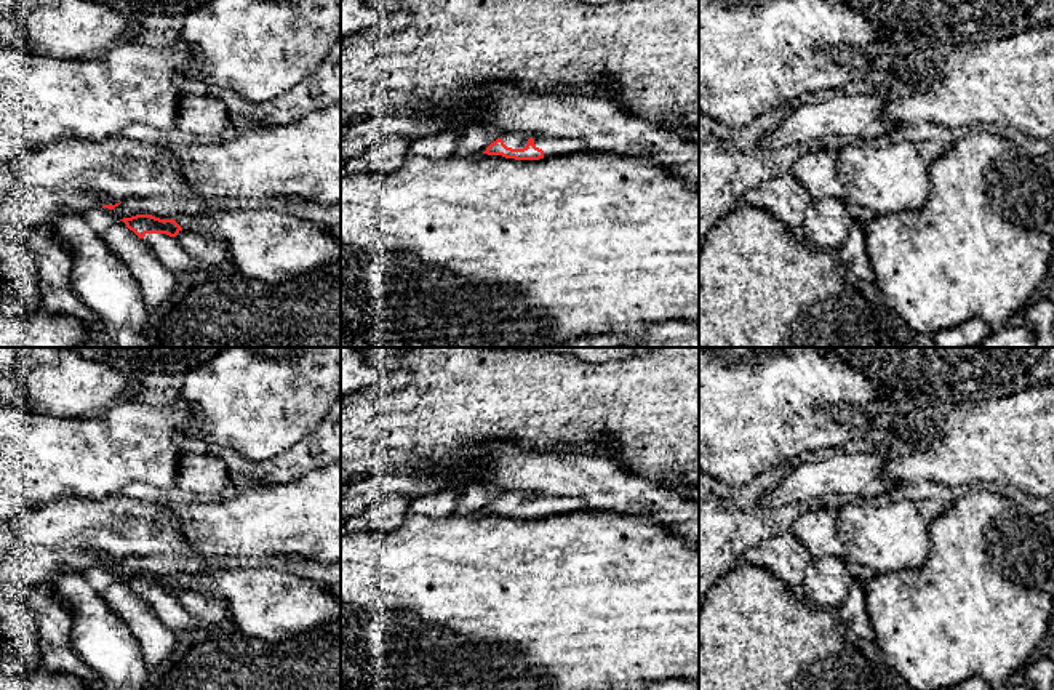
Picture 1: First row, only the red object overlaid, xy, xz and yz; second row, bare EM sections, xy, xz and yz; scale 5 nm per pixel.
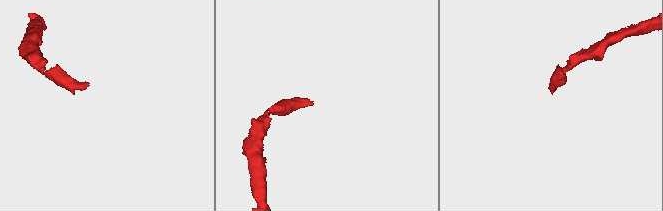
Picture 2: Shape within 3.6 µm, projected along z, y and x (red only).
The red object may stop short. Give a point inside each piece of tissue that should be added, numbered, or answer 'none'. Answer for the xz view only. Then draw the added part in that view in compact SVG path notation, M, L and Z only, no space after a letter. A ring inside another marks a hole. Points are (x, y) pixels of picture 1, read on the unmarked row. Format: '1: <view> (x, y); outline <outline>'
1: xz (552, 505); outline M523 491L502 493L501 498L507 506L523 507L528 498L533 496L536 506L544 509L544 515L568 514L576 511L589 511L584 501L569 496L552 496L552 495L528 495Z

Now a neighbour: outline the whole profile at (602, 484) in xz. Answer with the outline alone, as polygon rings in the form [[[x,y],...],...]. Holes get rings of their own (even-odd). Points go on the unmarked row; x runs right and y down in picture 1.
[[[480,442],[465,447],[461,458],[472,456],[481,461],[478,479],[505,493],[569,496],[581,499],[589,511],[603,511],[633,515],[665,525],[691,544],[699,544],[699,503],[673,488],[651,482],[616,461],[595,456],[589,451],[529,450],[510,442]]]

